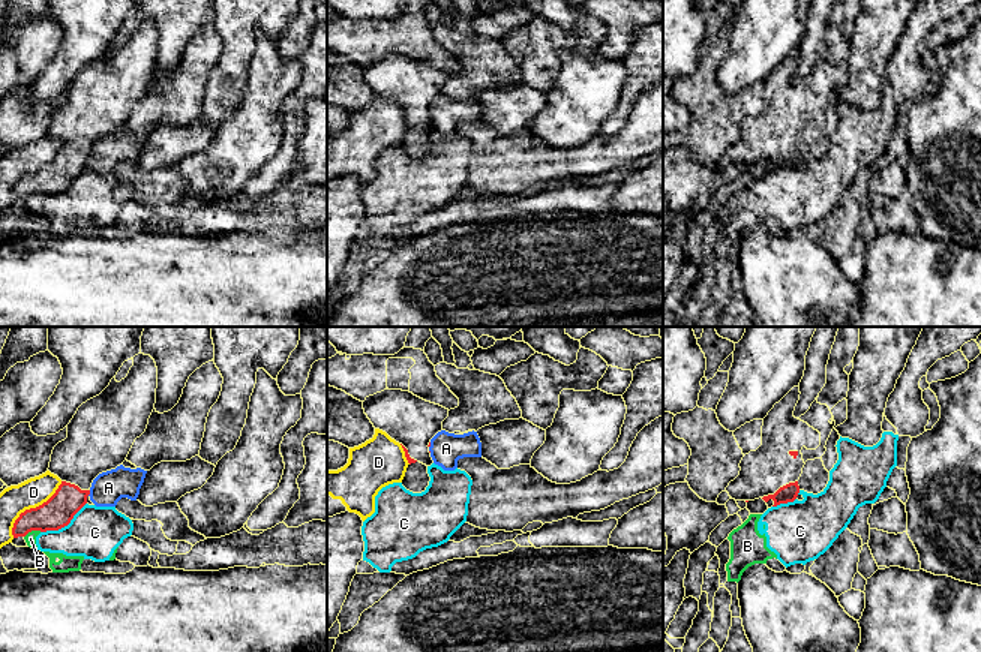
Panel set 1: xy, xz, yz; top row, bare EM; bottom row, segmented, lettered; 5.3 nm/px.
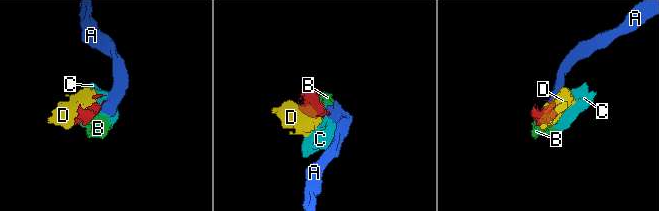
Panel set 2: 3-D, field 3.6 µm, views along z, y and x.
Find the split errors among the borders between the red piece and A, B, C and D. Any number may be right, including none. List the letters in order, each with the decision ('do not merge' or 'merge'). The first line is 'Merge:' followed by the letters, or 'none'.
Merge: none
A: do not merge
B: do not merge
C: do not merge
D: do not merge

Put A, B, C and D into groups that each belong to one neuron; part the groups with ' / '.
A / B C / D

